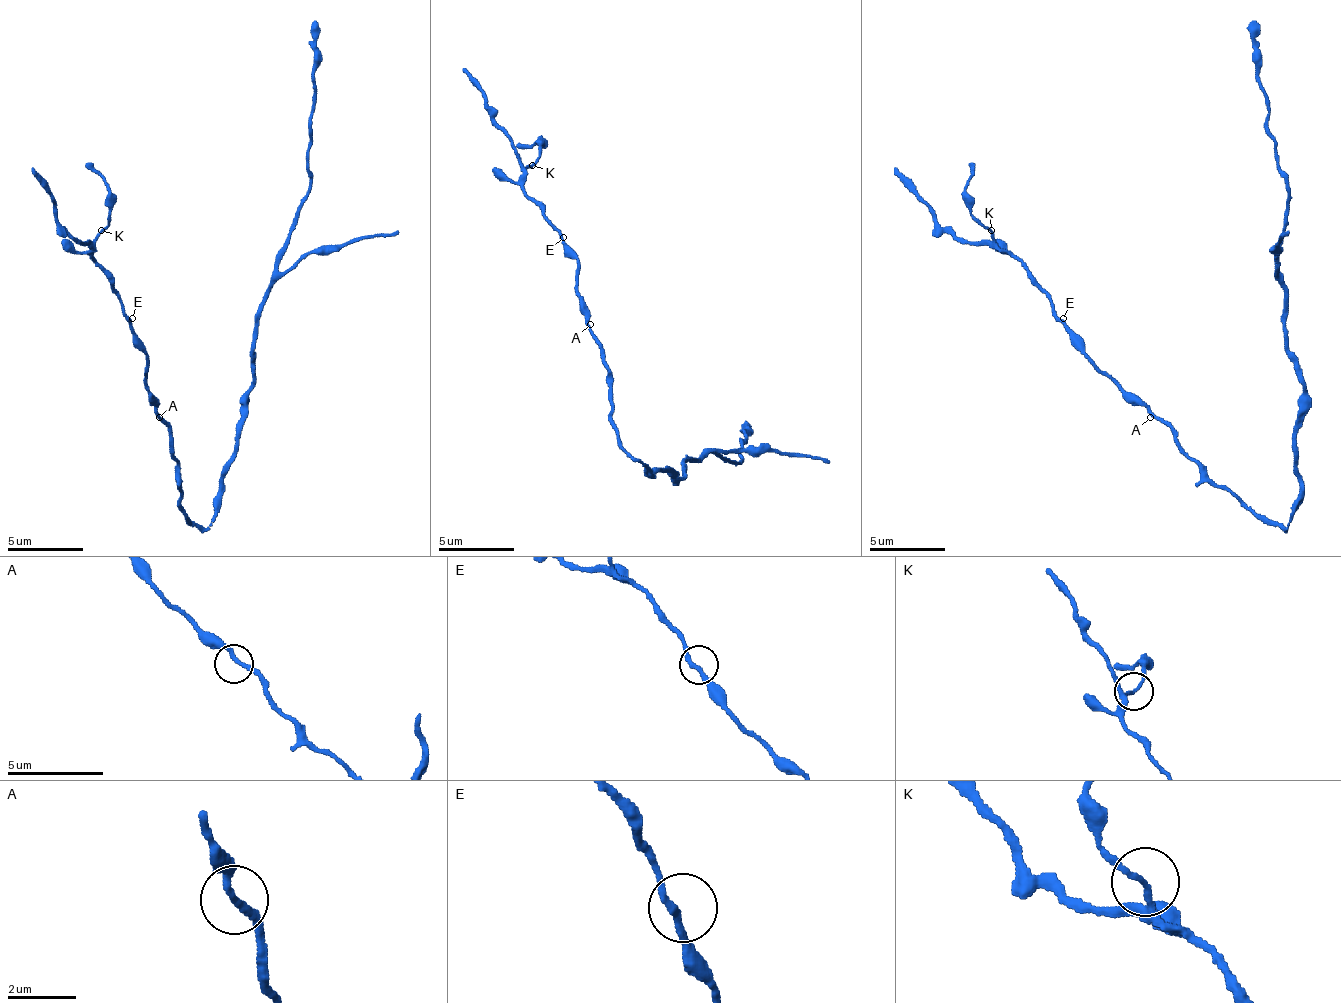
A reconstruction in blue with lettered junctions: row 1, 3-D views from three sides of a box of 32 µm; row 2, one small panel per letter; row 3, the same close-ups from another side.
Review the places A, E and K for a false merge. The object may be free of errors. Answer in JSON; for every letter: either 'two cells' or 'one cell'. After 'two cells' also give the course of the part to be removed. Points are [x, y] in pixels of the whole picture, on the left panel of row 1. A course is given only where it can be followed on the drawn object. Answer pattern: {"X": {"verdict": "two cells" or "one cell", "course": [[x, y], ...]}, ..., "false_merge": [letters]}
{"A": {"verdict": "one cell"}, "E": {"verdict": "one cell"}, "K": {"verdict": "one cell"}, "false_merge": []}

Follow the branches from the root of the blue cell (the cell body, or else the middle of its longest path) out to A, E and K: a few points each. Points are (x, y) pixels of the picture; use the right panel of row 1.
A: (1276, 524), (1253, 516), (1181, 448), (1177, 436), (1162, 421), (1150, 417)
E: (1276, 524), (1253, 516), (1222, 490), (1181, 448), (1177, 436), (1139, 406), (1085, 353), (1082, 337), (1063, 318)
K: (1276, 524), (1253, 516), (1222, 490), (1085, 353), (1055, 315), (1051, 296), (990, 231)

